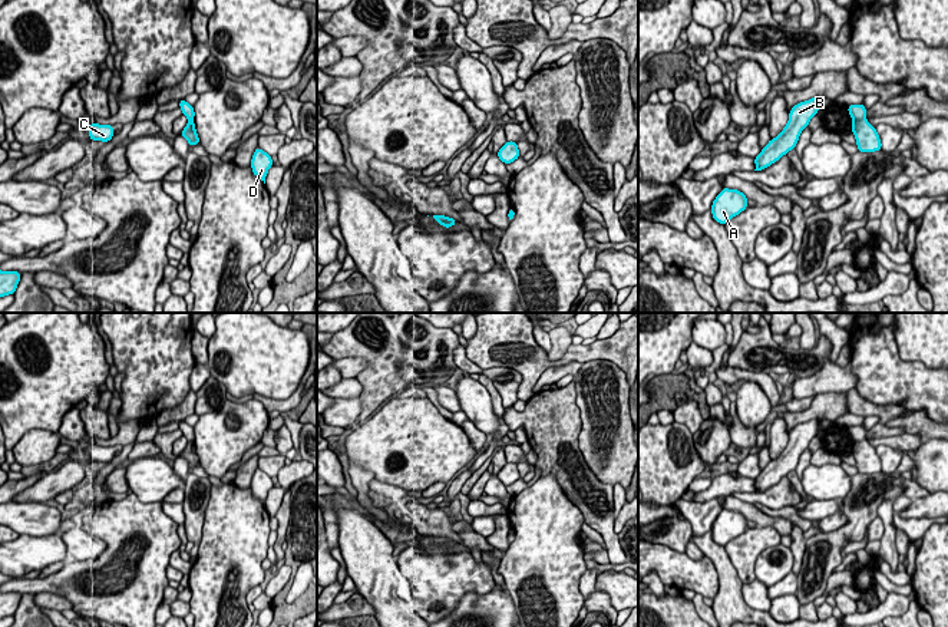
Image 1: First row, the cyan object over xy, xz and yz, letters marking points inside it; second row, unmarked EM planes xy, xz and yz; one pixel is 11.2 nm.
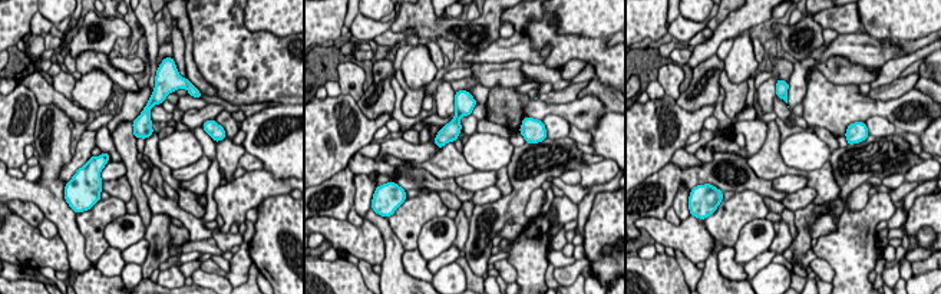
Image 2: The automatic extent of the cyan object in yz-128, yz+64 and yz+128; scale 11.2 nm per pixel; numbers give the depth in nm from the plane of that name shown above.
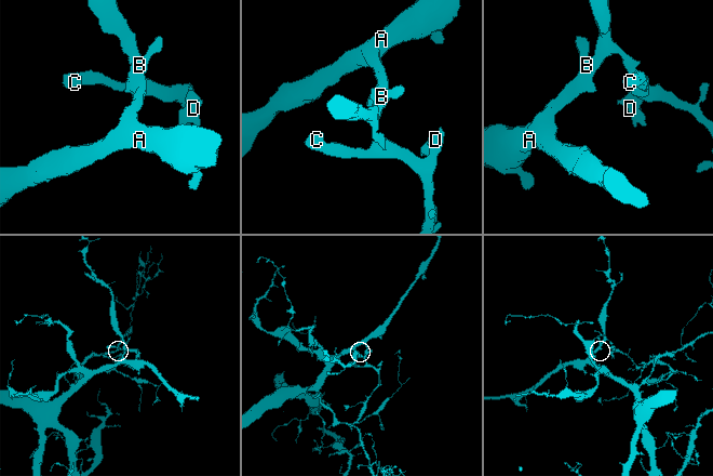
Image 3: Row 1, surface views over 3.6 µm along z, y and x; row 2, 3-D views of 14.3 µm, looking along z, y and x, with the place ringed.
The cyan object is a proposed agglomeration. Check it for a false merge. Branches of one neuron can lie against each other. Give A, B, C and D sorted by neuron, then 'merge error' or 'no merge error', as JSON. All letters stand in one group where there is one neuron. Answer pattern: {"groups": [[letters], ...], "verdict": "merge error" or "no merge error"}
{"groups": [["A", "B"], ["C", "D"]], "verdict": "merge error"}

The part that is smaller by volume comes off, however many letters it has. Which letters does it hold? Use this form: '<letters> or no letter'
C, D

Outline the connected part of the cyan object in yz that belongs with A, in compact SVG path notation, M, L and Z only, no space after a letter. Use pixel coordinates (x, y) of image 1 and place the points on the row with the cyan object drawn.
M723 188L711 204L711 215L716 222L726 225L747 208L747 197L739 189Z

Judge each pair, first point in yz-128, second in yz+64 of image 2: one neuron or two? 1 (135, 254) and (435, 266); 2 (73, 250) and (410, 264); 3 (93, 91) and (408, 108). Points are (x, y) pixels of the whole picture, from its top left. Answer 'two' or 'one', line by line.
1: one
2: two
3: two

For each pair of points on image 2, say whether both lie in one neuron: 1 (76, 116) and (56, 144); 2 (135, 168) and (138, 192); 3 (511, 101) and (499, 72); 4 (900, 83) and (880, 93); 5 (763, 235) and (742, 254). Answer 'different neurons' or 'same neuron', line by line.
1: different neurons
2: same neuron
3: different neurons
4: same neuron
5: same neuron

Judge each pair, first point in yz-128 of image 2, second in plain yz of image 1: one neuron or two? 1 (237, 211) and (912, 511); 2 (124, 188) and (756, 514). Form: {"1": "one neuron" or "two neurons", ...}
{"1": "one neuron", "2": "one neuron"}

